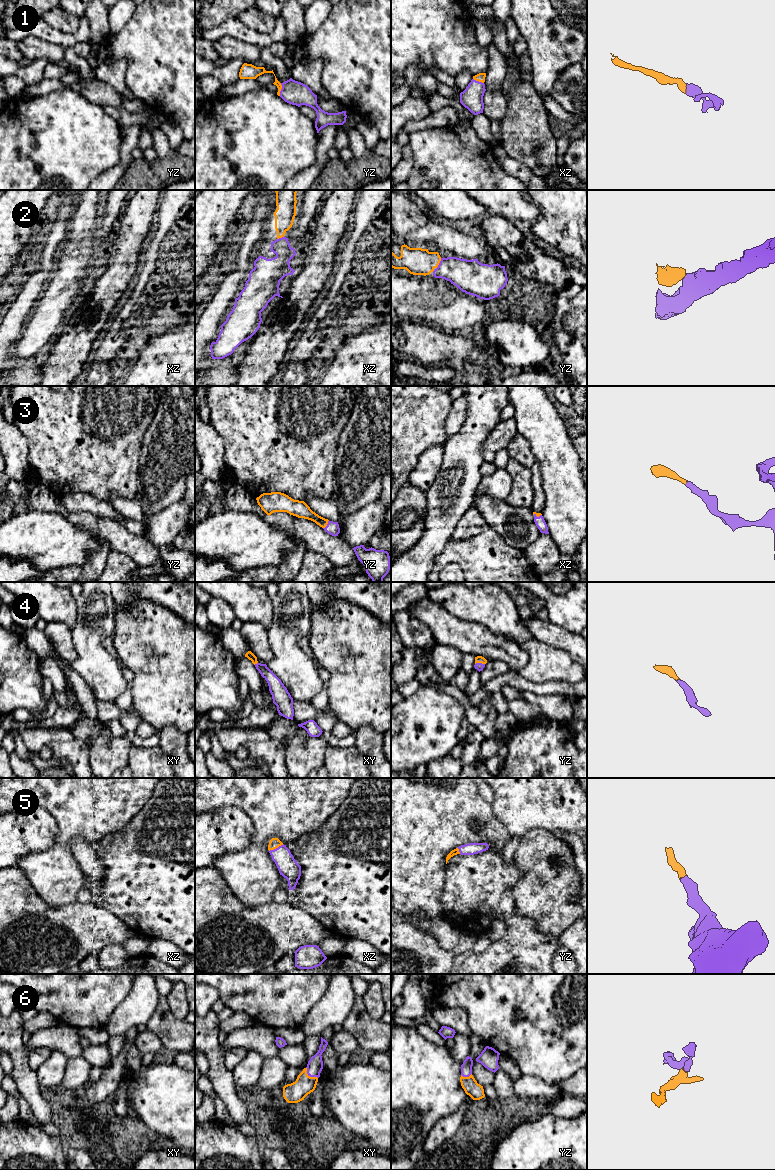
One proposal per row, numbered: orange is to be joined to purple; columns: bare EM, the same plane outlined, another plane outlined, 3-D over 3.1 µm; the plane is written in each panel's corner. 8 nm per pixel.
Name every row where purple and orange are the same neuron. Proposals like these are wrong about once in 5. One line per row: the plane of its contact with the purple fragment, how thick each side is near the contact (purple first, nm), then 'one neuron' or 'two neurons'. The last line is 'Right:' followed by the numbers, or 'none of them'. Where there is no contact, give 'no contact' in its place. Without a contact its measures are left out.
1: meets purple in yz; 190 nm thick on the purple side, 80 nm on the other; one neuron
2: meets purple in yz; 240 nm thick on the purple side, 220 nm on the other; one neuron
3: meets purple in yz; 110 nm thick on the purple side, 140 nm on the other; one neuron
4: meets purple in yz; 60 nm thick on the purple side, 60 nm on the other; one neuron
5: meets purple in xz; 160 nm thick on the purple side, 90 nm on the other; one neuron
6: meets purple in xy; 130 nm thick on the purple side, 160 nm on the other; one neuron
Right: 1, 2, 3, 4, 5, 6

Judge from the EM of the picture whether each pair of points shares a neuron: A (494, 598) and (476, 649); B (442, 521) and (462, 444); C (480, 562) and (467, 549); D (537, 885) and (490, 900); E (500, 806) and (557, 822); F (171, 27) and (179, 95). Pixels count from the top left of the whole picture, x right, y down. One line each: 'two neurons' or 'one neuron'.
A: two neurons
B: one neuron
C: one neuron
D: two neurons
E: one neuron
F: one neuron

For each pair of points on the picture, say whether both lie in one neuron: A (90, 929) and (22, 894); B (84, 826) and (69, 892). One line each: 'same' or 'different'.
A: same
B: same

